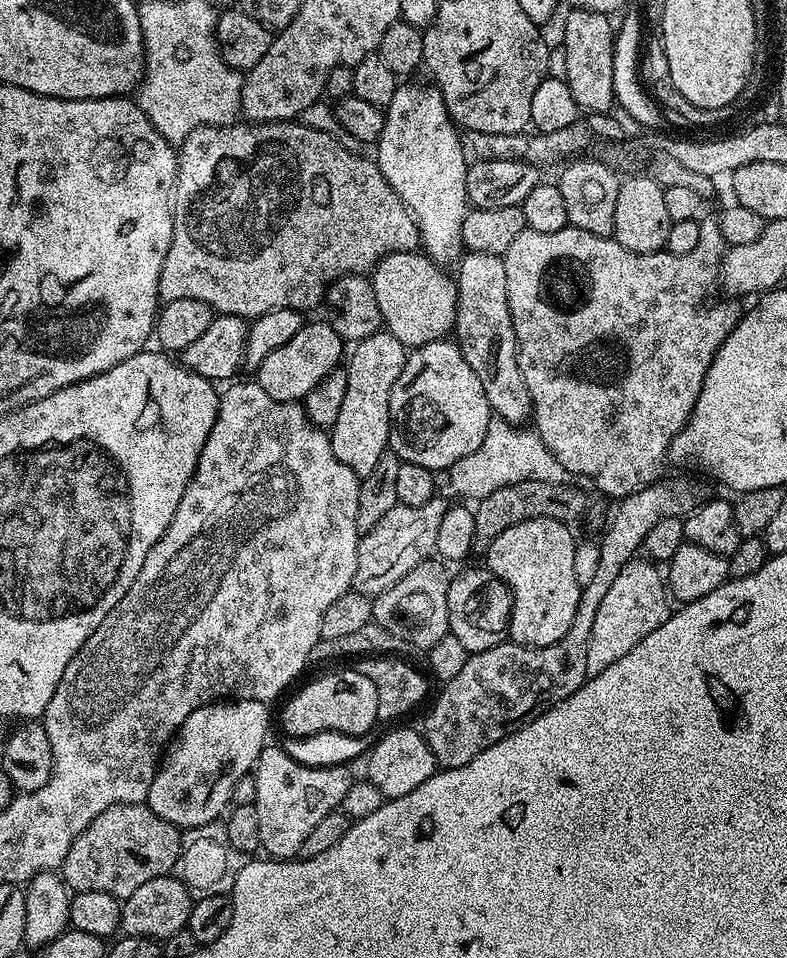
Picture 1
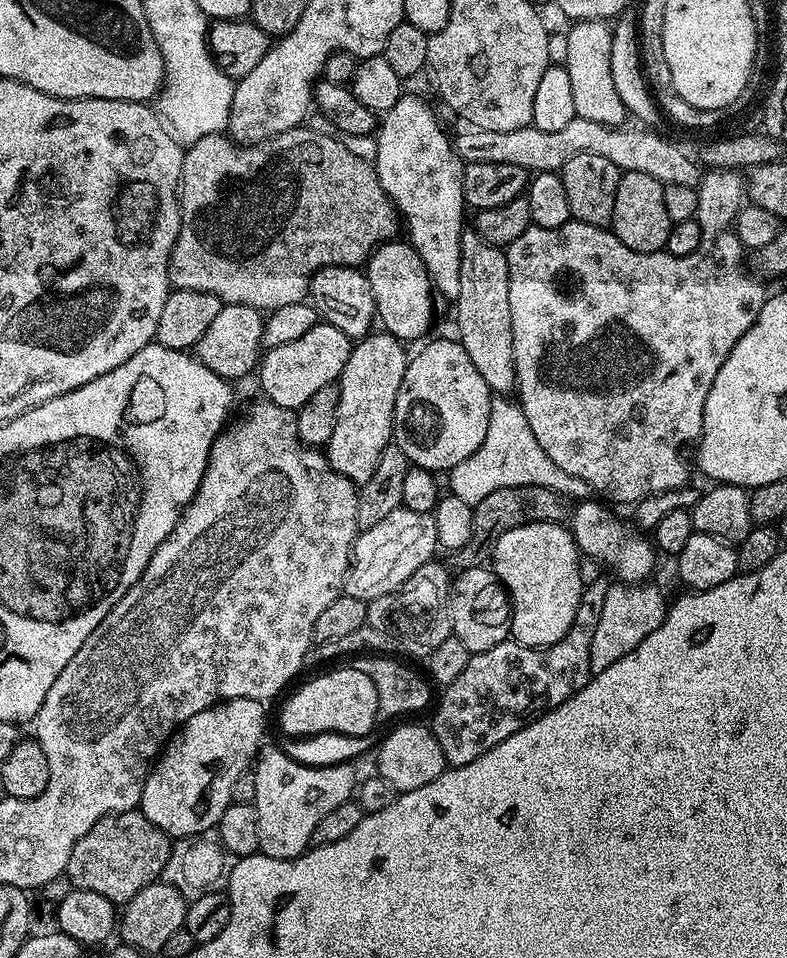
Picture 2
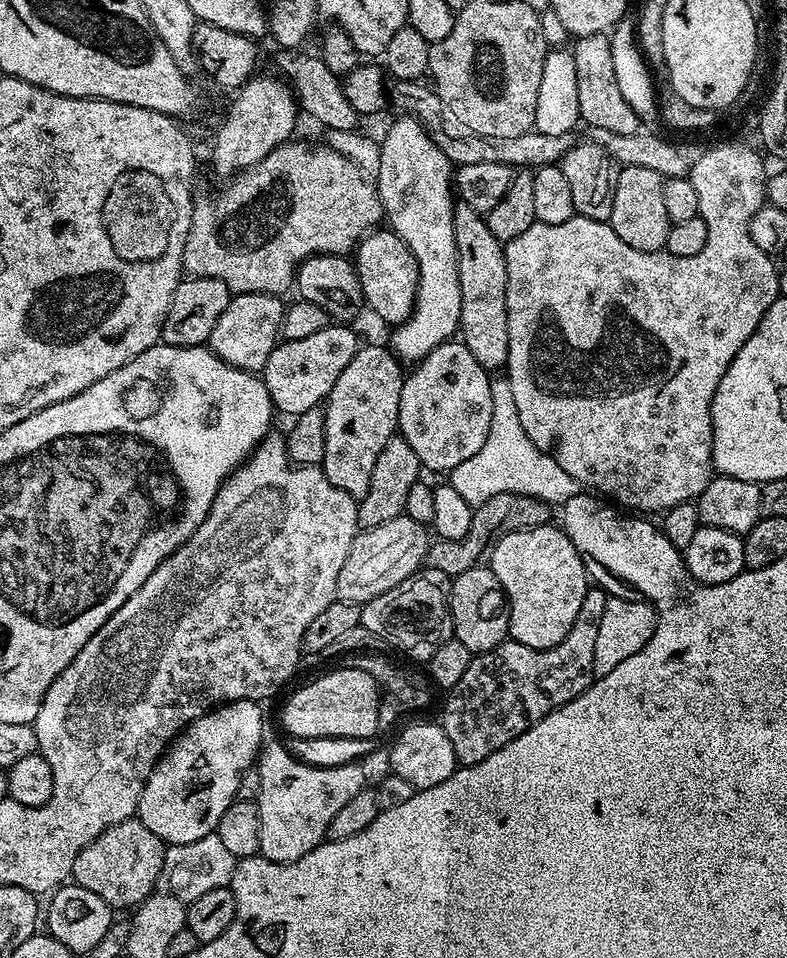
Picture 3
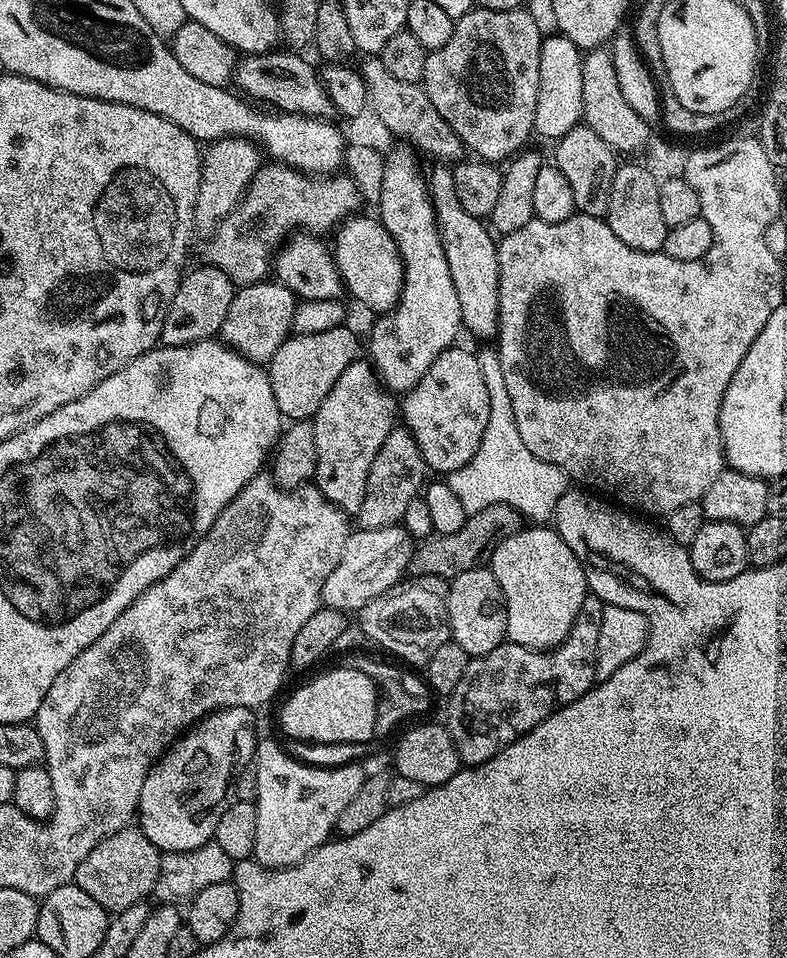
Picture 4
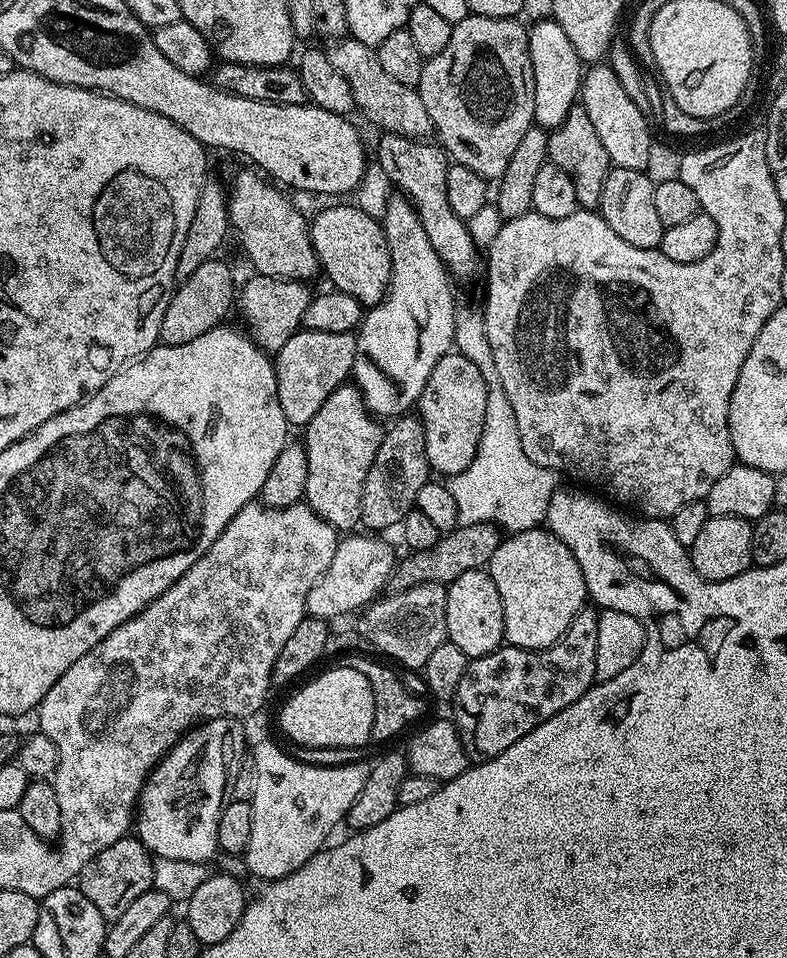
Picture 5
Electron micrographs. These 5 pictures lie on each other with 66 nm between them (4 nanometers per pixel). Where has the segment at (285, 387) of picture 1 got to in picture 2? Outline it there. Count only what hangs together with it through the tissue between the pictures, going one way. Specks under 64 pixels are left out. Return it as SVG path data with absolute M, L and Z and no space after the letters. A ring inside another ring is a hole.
M317 322L295 342L285 342L283 346L267 349L258 365L260 388L264 391L261 393L272 404L298 410L310 402L310 398L314 398L316 391L339 381L346 358L350 358L352 353L353 343L353 337L342 334L338 326Z

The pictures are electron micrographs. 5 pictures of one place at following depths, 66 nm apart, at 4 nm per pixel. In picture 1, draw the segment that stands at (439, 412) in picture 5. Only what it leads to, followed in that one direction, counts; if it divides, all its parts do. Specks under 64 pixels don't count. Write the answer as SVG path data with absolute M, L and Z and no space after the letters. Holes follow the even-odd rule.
M445 338L423 344L422 347L413 348L408 352L408 360L404 364L402 374L398 374L398 382L394 382L394 390L390 394L392 425L388 443L391 451L395 452L401 461L414 462L418 466L426 466L433 470L447 470L454 462L466 458L466 454L474 454L474 450L482 446L489 419L486 390L482 390L478 374L470 370L470 362L466 362L459 344Z

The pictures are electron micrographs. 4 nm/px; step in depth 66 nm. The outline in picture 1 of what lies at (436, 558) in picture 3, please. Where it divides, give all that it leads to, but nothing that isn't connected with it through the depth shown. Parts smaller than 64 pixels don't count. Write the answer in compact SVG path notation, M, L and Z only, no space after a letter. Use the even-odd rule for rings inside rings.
M523 480L510 486L502 486L502 490L494 490L494 494L486 494L486 498L475 505L476 535L475 547L487 549L502 530L514 526L518 522L546 518L547 520L562 520L573 522L588 508L589 493L583 492L575 482L559 484L558 482L538 482L537 480Z

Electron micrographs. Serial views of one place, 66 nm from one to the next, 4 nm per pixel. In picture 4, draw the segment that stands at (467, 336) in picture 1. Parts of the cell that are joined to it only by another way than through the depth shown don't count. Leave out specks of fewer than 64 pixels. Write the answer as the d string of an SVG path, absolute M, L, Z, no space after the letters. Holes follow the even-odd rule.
M436 166L433 172L427 173L428 191L432 194L432 204L436 207L436 224L440 228L442 246L446 250L446 262L450 266L450 278L454 278L454 290L458 293L460 323L465 333L488 342L500 331L498 326L498 258L496 257L497 237L490 231L489 225L474 214L462 210L462 202L456 193L456 183L452 177L452 168Z

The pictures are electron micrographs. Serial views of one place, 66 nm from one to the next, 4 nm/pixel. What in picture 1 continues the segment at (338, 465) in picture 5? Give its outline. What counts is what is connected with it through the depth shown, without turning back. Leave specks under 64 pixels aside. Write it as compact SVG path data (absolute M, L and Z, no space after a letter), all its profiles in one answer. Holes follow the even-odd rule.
M381 330L370 334L370 338L359 341L356 348L346 360L346 399L342 401L342 410L330 429L332 449L344 466L350 466L354 474L364 477L378 466L378 458L389 451L388 435L390 434L390 394L398 374L402 374L408 360L406 346L394 338L394 334Z

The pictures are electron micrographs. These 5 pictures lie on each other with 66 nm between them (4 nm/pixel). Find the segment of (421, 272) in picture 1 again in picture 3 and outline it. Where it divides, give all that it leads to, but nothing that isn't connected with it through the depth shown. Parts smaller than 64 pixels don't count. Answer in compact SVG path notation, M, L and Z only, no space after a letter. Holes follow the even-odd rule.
M373 230L356 245L354 263L358 282L362 284L362 294L367 311L372 311L388 326L403 324L412 316L412 307L416 305L417 262L414 254L391 230Z

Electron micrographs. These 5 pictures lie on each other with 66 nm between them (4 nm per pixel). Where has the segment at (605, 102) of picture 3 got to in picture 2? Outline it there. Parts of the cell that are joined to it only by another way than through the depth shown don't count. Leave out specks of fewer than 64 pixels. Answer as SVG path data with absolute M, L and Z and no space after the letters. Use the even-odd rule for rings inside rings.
M577 20L567 29L567 55L563 68L569 75L568 89L574 102L577 116L586 118L590 122L602 122L602 126L619 128L625 123L626 111L622 99L619 98L617 87L614 86L613 71L610 70L610 54L612 31L603 20Z

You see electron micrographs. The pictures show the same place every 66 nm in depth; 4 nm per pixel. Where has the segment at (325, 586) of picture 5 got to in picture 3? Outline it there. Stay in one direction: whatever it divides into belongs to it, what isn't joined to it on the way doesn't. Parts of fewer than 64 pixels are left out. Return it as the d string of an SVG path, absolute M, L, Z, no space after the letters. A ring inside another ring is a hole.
M403 514L390 518L390 522L382 522L382 526L357 531L350 554L346 554L346 562L342 562L342 570L338 573L337 597L363 606L378 598L378 594L386 594L386 590L420 571L428 555L429 543L429 529Z

